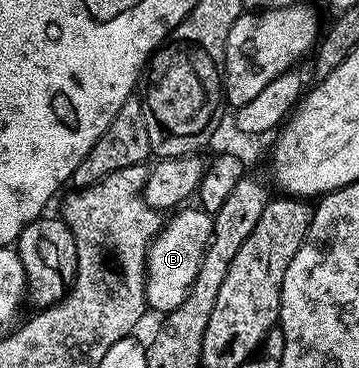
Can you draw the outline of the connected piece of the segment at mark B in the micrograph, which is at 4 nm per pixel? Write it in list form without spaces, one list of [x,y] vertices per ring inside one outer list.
[[[189,208],[178,209],[176,213],[174,213],[172,217],[170,217],[174,218],[171,219],[170,222],[168,219],[168,221],[166,221],[164,225],[162,225],[160,232],[153,238],[153,243],[149,245],[149,255],[145,257],[145,301],[150,311],[157,311],[162,316],[170,314],[172,310],[179,308],[179,304],[183,304],[183,300],[187,300],[187,292],[191,288],[191,284],[193,283],[193,280],[197,275],[199,264],[201,263],[201,260],[205,255],[205,250],[206,248],[208,248],[209,241],[211,240],[211,236],[213,235],[213,215],[208,214],[207,211],[200,208],[194,208],[194,210],[185,209]]]

